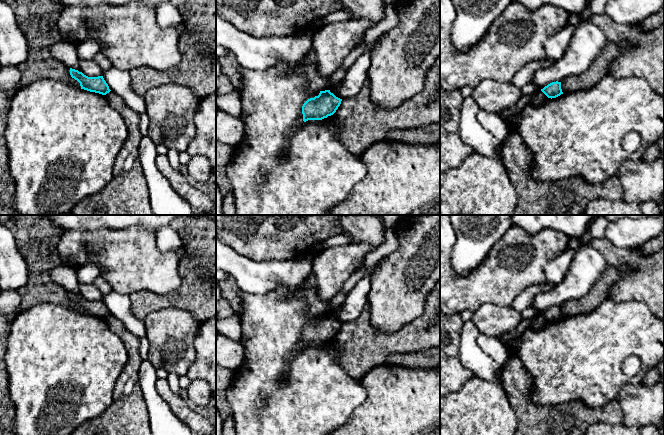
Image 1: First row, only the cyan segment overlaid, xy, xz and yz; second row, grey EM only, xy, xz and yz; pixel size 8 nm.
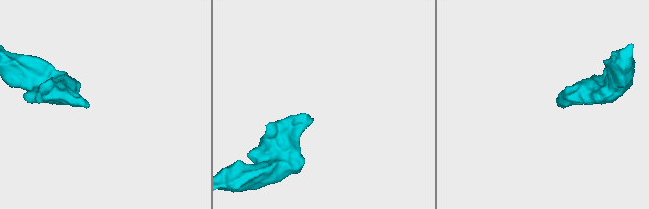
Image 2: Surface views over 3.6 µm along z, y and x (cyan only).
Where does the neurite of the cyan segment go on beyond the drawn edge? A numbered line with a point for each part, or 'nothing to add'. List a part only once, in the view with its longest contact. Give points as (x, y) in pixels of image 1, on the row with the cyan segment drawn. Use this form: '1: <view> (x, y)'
nothing to add

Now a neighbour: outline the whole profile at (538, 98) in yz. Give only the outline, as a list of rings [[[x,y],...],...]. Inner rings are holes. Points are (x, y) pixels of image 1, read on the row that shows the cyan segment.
[[[538,89],[534,94],[531,95],[531,103],[535,106],[541,106],[548,100],[548,97]]]

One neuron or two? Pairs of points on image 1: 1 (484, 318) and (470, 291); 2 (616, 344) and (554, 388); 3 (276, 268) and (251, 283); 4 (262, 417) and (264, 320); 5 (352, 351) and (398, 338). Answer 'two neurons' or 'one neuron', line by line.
1: two neurons
2: one neuron
3: one neuron
4: one neuron
5: one neuron

